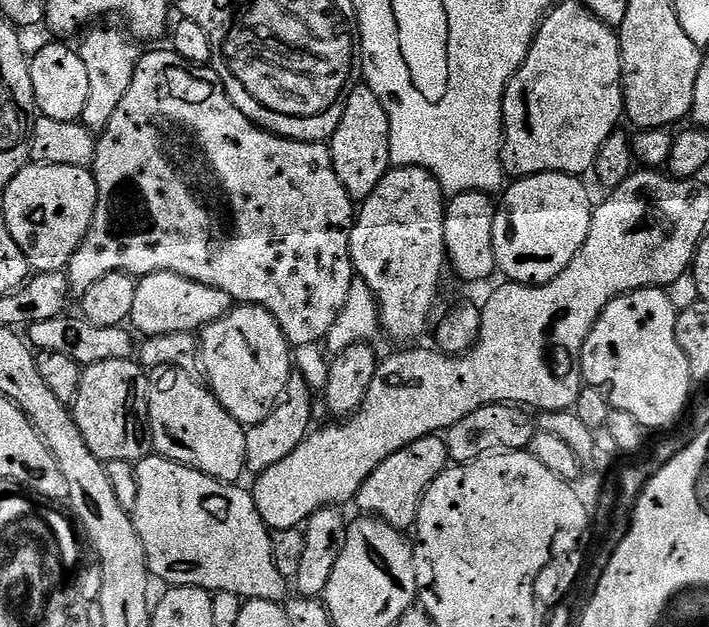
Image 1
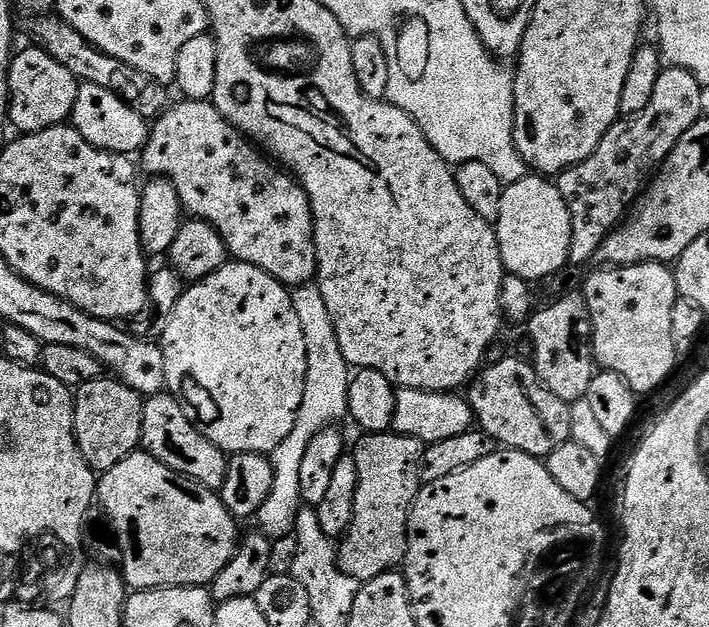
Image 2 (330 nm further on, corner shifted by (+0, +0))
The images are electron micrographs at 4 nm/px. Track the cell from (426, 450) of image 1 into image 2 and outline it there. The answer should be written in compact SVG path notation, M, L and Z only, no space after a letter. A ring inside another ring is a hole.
M395 430L361 437L354 449L358 466L354 514L337 551L341 571L359 582L373 580L403 565L408 552L408 514L422 487L420 459L426 447L418 438L401 436Z

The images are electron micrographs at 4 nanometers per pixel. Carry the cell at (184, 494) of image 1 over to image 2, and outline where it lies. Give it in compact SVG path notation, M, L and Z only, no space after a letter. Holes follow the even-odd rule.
M143 450L133 452L118 462L118 466L99 477L98 504L104 507L103 515L120 546L119 563L124 564L122 575L129 589L199 588L211 585L236 553L238 520L228 513L219 495L213 489L170 470Z

